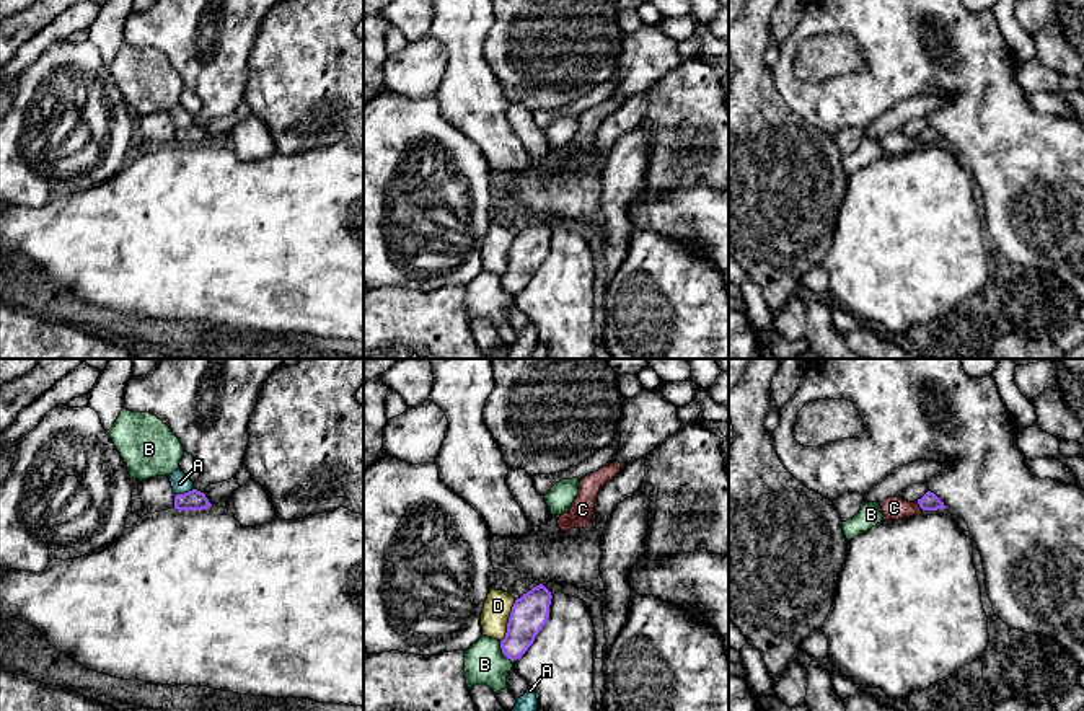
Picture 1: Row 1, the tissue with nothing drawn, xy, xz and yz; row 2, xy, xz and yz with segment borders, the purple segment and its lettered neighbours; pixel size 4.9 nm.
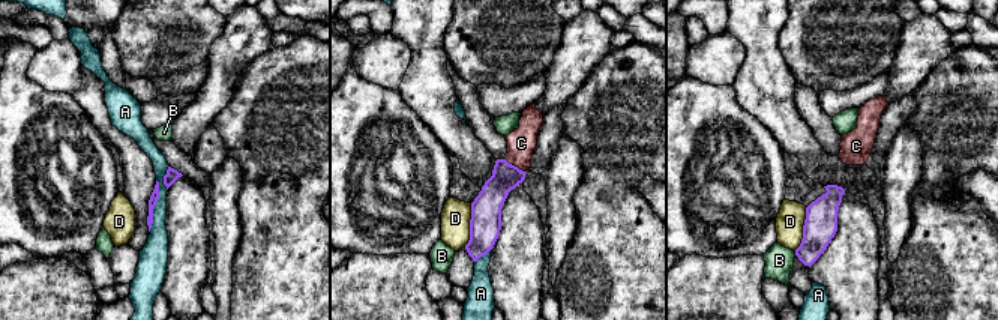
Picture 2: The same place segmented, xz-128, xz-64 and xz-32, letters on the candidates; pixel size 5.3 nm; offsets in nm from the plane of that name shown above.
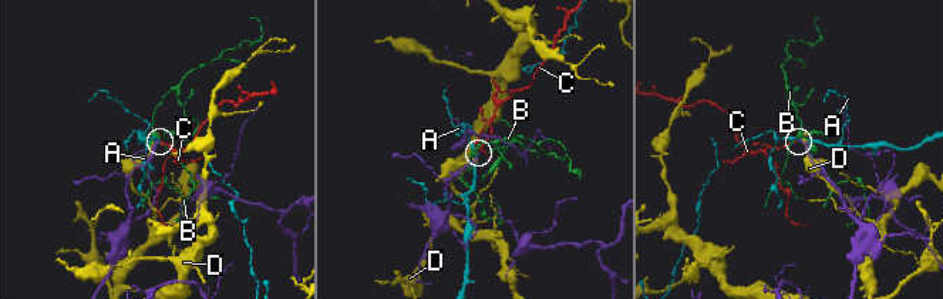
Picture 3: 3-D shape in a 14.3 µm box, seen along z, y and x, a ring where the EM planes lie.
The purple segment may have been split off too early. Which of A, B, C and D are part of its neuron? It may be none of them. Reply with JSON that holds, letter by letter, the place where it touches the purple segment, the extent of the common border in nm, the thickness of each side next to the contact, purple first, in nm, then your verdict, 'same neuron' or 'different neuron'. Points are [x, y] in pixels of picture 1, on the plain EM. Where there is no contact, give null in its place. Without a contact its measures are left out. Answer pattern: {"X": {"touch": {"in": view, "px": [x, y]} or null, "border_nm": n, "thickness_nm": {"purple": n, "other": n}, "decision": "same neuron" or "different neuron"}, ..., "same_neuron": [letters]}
{"A": {"touch": {"in": "xy", "px": [185, 128]}, "border_nm": 90, "thickness_nm": {"purple": 100, "other": 90}, "decision": "different neuron"}, "B": {"touch": {"in": "xz", "px": [502, 287]}, "border_nm": 130, "thickness_nm": {"purple": 180, "other": 200}, "decision": "different neuron"}, "C": {"touch": {"in": "yz", "px": [920, 141]}, "border_nm": 60, "thickness_nm": {"purple": 90, "other": 110}, "decision": "same neuron"}, "D": {"touch": {"in": "xz", "px": [509, 256]}, "border_nm": 220, "thickness_nm": {"purple": 180, "other": 140}, "decision": "different neuron"}, "same_neuron": ["C"]}

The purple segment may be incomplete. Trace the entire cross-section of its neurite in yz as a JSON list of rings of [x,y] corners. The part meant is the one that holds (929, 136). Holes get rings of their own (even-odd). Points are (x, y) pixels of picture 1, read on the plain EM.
[[[931,126],[914,137],[903,135],[901,132],[887,132],[880,137],[884,155],[901,155],[918,150],[921,145],[945,144],[944,137]]]

